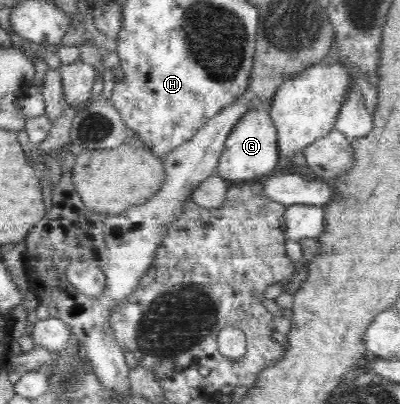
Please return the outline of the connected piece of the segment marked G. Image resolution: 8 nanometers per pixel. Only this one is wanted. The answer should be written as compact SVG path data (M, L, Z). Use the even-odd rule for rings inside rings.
M259 107L246 113L226 138L216 174L226 180L259 180L270 175L280 160L277 138L277 130L268 111Z

